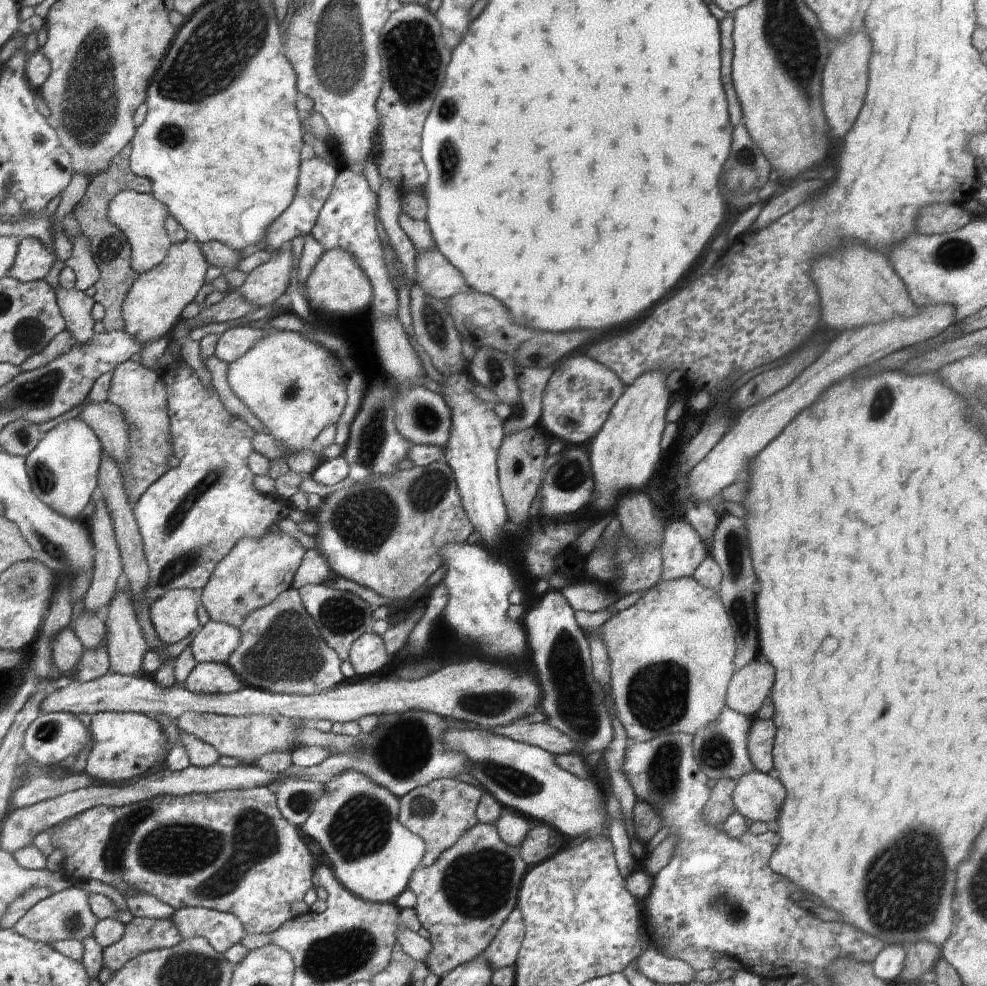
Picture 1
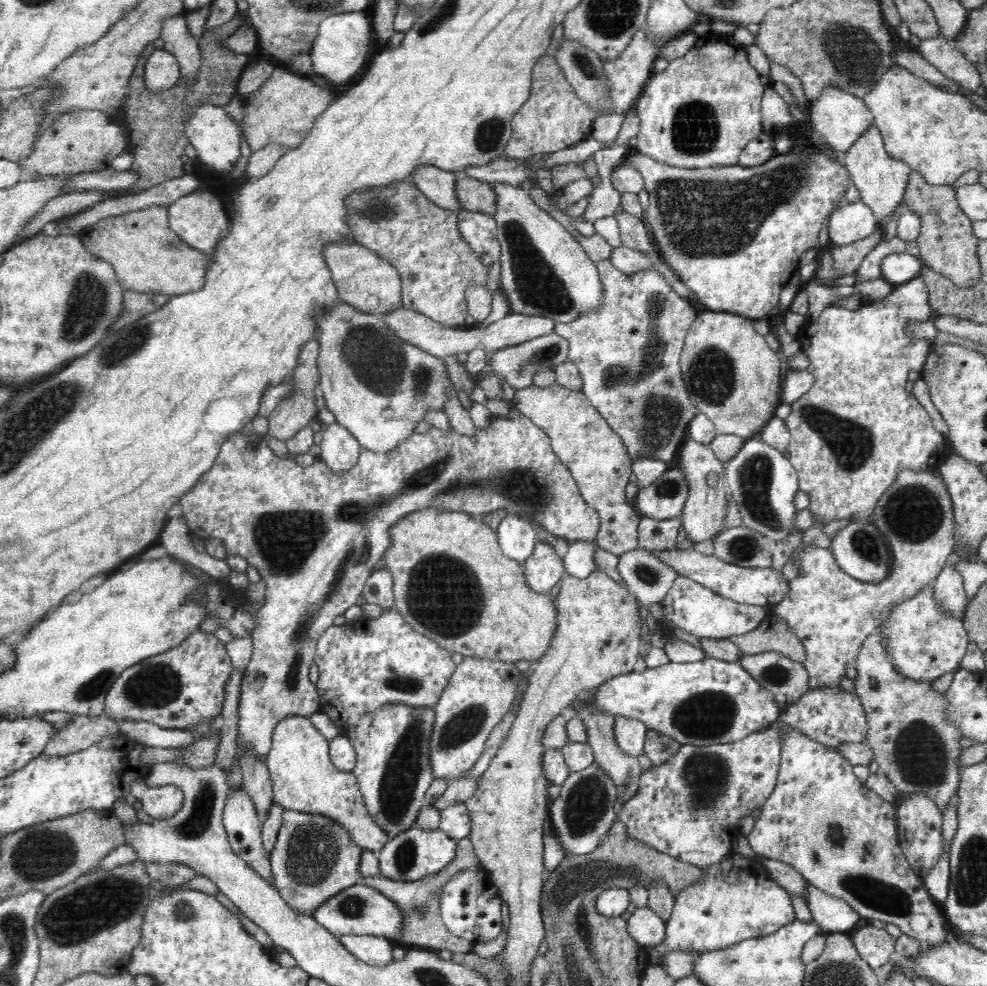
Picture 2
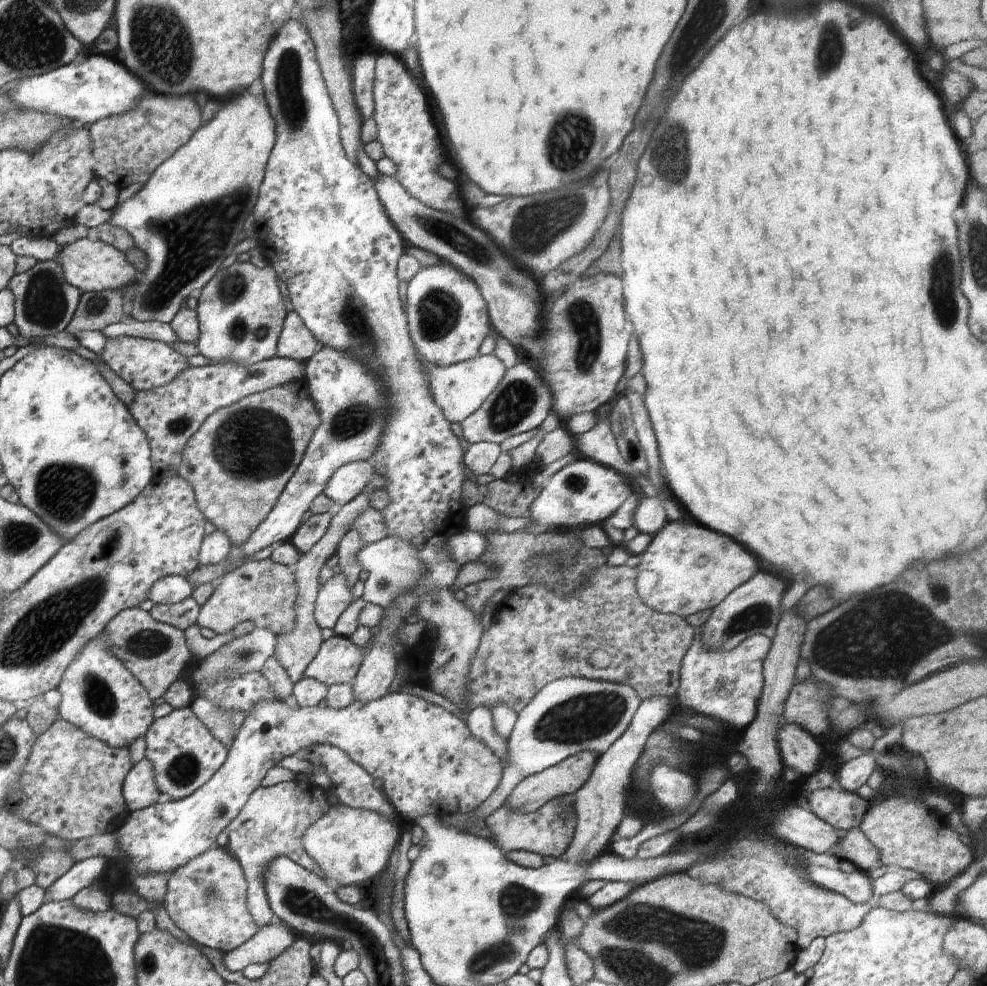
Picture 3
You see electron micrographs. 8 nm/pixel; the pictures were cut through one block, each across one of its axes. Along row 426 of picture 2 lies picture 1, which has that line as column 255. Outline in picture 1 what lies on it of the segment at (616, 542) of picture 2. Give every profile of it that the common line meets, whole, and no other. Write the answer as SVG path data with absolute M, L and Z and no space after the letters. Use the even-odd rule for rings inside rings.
M284 532L279 536L271 533L261 539L245 536L216 565L206 586L200 590L200 603L213 621L238 629L252 611L272 603L281 592L293 586L305 554L296 540Z

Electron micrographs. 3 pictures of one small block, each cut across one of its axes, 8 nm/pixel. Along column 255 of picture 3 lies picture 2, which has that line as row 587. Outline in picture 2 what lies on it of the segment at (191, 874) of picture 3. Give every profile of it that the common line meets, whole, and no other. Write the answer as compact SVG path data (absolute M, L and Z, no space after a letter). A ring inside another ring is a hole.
M936 579L912 598L896 603L878 633L882 634L890 662L898 672L920 682L934 681L942 674L956 670L969 643L962 618L946 615L940 603L934 599L934 584Z

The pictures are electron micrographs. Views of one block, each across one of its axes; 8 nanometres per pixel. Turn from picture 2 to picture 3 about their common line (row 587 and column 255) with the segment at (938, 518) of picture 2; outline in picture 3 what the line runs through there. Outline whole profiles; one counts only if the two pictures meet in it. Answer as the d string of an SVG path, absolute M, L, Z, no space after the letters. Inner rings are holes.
M301 777L296 781L278 783L271 787L258 786L240 809L240 814L229 824L226 849L239 860L243 868L247 882L246 906L258 929L276 920L264 888L264 872L276 856L286 856L308 872L324 876L319 864L304 850L302 839L304 832L328 812L331 807L328 798L326 790L302 780Z

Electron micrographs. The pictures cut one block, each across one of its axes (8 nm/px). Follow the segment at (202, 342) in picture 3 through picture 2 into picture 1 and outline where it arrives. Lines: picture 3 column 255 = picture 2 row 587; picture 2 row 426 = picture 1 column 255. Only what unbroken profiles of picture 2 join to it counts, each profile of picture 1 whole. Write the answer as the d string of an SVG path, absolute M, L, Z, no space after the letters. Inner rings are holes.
M184 360L178 367L168 366L159 368L160 378L166 389L168 418L169 418L169 431L171 432L171 445L173 455L180 459L180 463L176 467L170 467L164 474L160 475L160 478L152 483L146 491L143 492L138 502L133 506L133 513L135 514L136 522L139 526L139 531L143 540L143 547L145 550L145 559L149 566L149 579L148 586L146 586L146 602L151 604L159 597L162 596L167 590L172 589L196 589L200 591L206 586L208 579L211 578L211 574L215 571L216 565L235 547L235 544L240 539L246 537L254 537L261 539L266 535L270 535L272 527L280 522L280 520L289 517L290 512L294 509L293 504L289 500L278 498L278 496L266 496L264 493L258 492L254 488L255 474L249 469L248 457L252 453L253 446L251 445L253 435L255 434L247 423L244 422L242 417L236 416L230 413L226 407L222 404L218 391L214 389L212 384L205 386L196 371L188 365Z

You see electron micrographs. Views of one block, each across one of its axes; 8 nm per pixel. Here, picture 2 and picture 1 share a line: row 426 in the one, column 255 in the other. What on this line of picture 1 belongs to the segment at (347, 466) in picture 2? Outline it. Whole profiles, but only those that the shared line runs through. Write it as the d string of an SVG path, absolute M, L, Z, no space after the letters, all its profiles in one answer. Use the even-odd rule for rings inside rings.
M256 324L230 328L219 336L214 355L228 364L236 362L264 336L268 333Z

